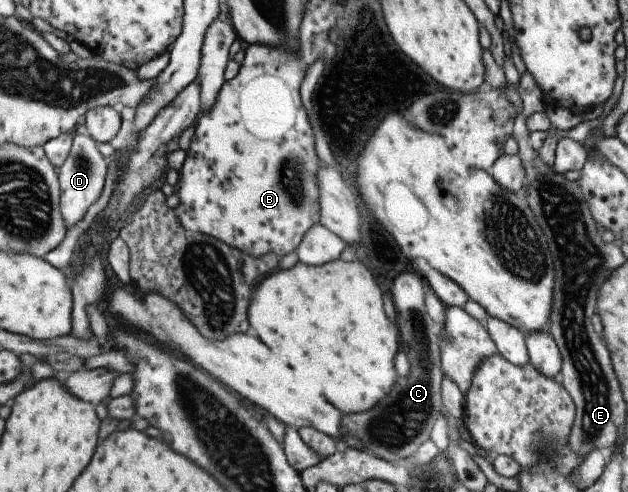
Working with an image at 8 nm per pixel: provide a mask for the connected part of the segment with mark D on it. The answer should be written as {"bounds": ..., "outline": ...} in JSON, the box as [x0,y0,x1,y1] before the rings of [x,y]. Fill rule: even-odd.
{"bounds":[56,134,106,231],"outline":[[[73,134],[69,153],[56,170],[59,186],[59,213],[65,223],[65,231],[80,221],[89,206],[101,196],[105,171],[106,161],[97,150],[97,143],[88,135]]]}

